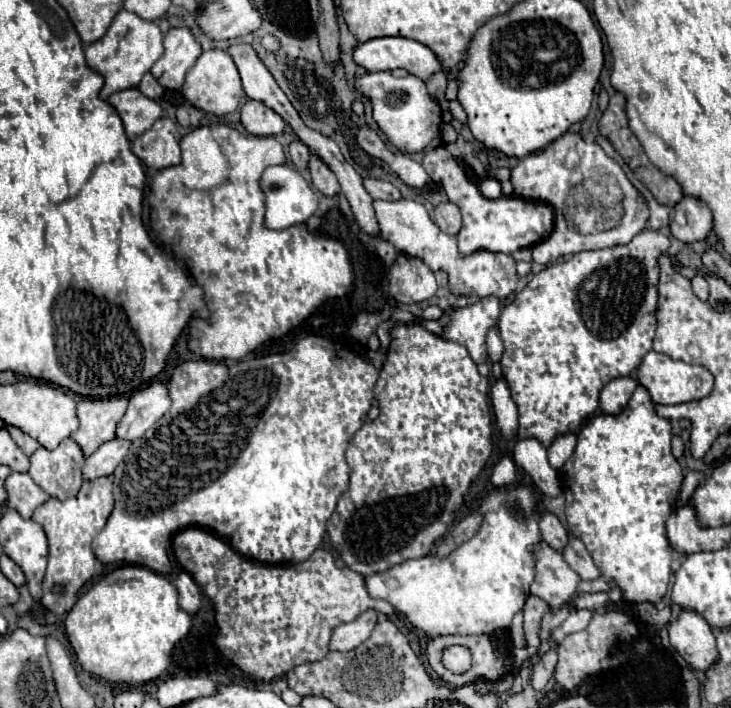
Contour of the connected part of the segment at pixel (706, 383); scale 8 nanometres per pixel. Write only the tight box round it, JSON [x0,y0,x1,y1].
[638,351,714,405]

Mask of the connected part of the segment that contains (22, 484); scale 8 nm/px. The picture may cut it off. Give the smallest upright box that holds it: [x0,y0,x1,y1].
[6,473,50,519]

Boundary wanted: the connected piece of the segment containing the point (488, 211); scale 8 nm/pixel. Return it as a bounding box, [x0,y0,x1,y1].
[422,147,554,255]

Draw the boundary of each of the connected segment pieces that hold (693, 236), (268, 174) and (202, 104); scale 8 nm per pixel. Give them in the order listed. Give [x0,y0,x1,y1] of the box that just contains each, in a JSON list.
[[670,197,714,243],[262,165,320,229],[182,49,244,115]]

